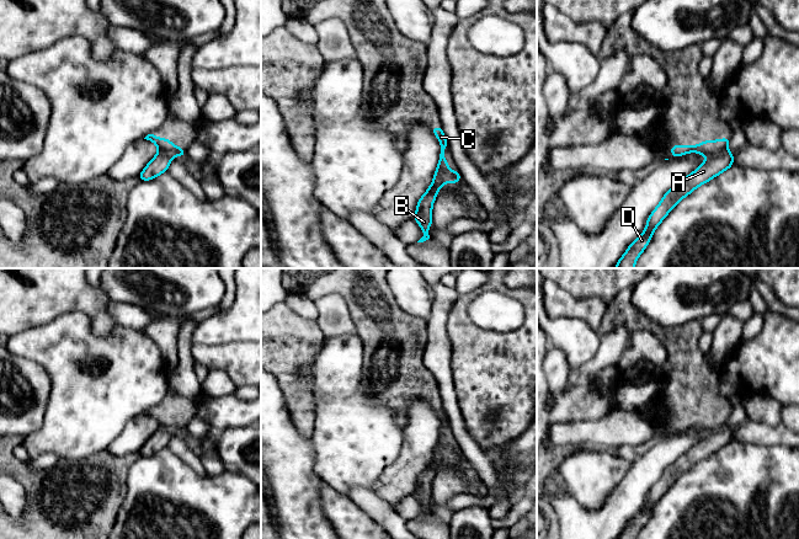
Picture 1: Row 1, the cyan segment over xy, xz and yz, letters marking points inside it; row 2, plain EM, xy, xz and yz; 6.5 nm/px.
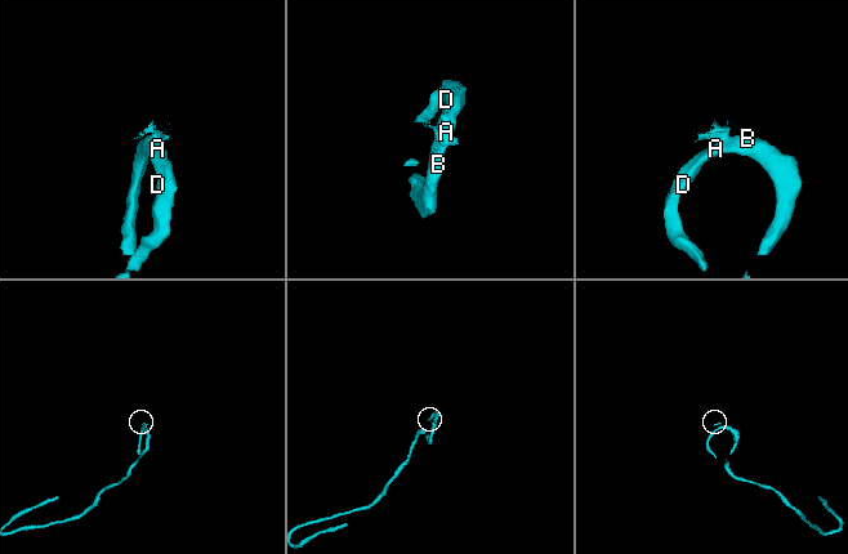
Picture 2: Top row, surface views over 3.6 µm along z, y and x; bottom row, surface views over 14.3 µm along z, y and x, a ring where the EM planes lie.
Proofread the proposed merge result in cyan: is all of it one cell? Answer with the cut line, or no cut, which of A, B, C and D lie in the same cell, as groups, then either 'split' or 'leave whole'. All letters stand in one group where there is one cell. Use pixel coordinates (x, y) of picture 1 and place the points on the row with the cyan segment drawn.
no cut; A B C D; leave whole

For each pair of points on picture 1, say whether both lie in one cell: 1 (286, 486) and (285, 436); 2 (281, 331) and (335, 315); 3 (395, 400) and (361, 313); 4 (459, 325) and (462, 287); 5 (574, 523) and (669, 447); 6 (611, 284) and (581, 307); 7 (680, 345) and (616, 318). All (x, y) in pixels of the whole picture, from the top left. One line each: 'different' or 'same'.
1: same
2: different
3: same
4: different
5: same
6: different
7: same

